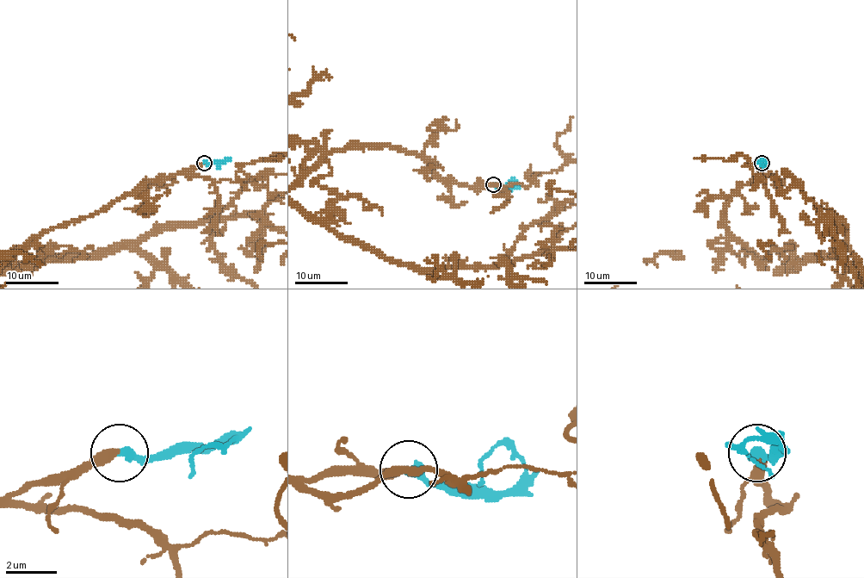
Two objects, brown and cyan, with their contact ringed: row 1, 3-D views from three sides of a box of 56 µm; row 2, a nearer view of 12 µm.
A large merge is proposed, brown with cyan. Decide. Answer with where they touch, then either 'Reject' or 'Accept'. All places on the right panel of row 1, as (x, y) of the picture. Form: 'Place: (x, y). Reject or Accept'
Place: (762, 163). Accept

